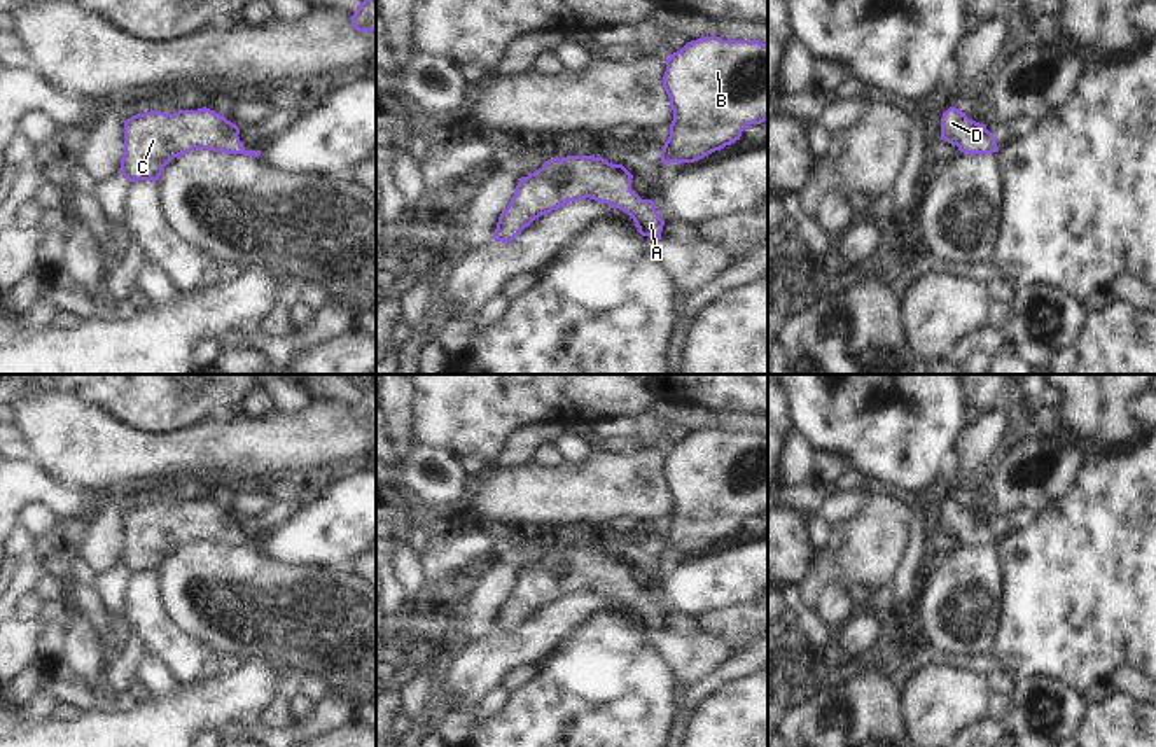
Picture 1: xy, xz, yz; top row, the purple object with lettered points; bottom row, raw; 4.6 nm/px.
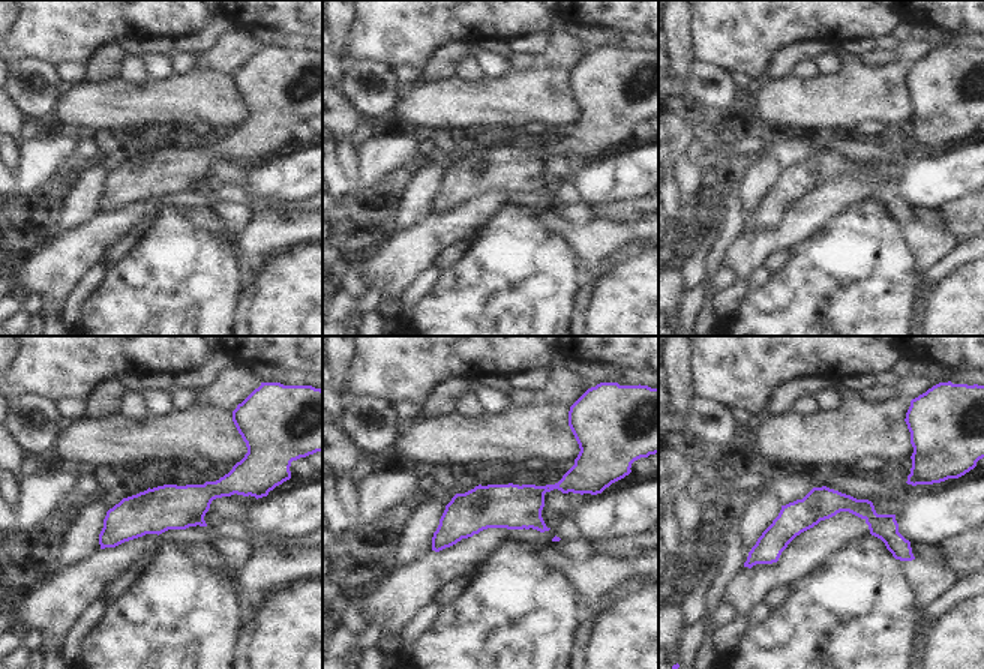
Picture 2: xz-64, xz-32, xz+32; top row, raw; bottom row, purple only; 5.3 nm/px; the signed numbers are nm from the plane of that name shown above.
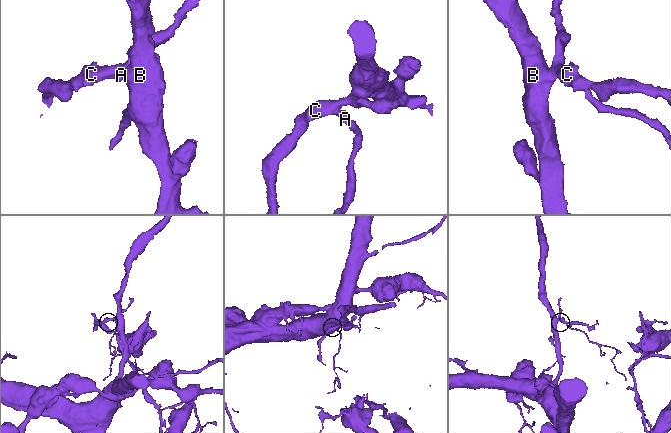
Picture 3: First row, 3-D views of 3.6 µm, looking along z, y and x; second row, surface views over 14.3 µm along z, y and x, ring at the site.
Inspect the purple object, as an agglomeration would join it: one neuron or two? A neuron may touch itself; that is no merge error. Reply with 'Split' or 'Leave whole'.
Leave whole

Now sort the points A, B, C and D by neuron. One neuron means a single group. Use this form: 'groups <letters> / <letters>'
groups A B C D

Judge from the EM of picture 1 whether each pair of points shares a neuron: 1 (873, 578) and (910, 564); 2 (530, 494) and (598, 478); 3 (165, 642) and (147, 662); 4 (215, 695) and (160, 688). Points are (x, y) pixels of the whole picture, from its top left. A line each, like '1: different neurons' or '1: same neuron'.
1: different neurons
2: same neuron
3: different neurons
4: different neurons

